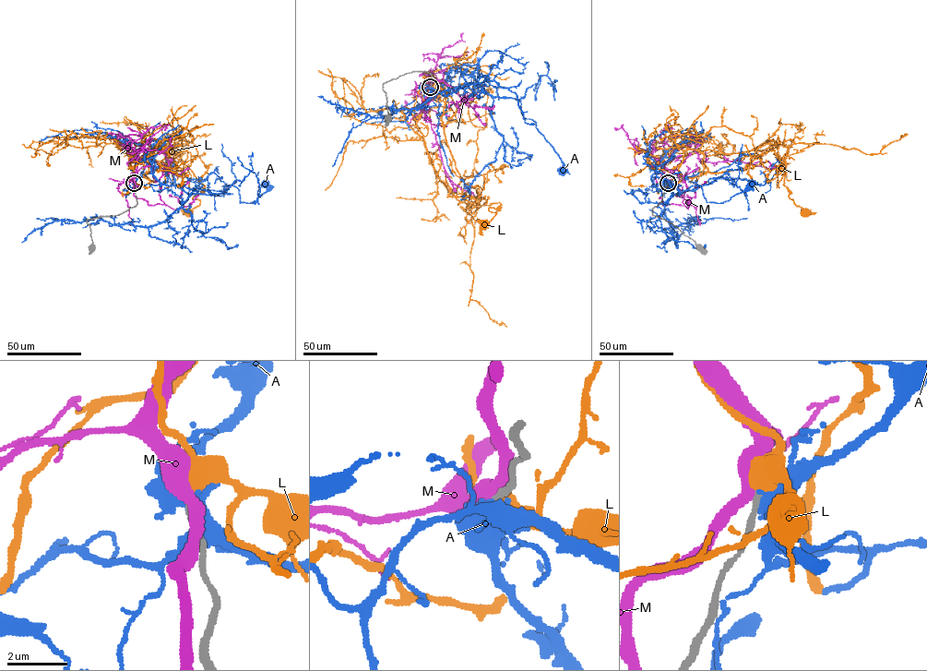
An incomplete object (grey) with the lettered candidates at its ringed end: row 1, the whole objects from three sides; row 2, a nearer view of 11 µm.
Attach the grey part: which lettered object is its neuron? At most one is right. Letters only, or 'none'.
M

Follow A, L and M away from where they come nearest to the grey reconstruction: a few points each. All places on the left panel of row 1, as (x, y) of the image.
A: (134, 184), (179, 185), (188, 193), (207, 194), (234, 185), (240, 202), (251, 203), (267, 190), (264, 184)
L: (134, 184), (149, 185), (146, 173), (165, 157), (159, 142), (170, 144), (204, 185), (187, 213)
M: (134, 184), (137, 156), (126, 147), (135, 162), (145, 161), (152, 166), (175, 168), (172, 170)

